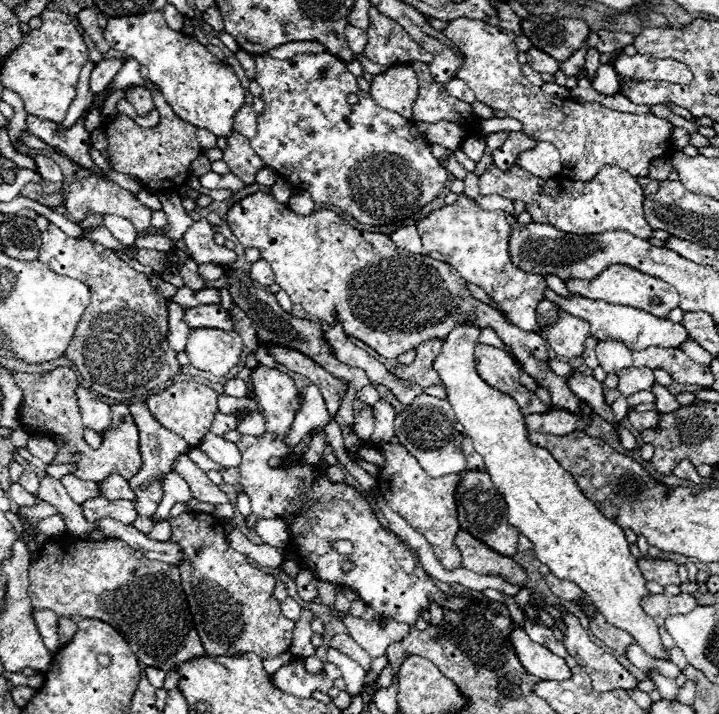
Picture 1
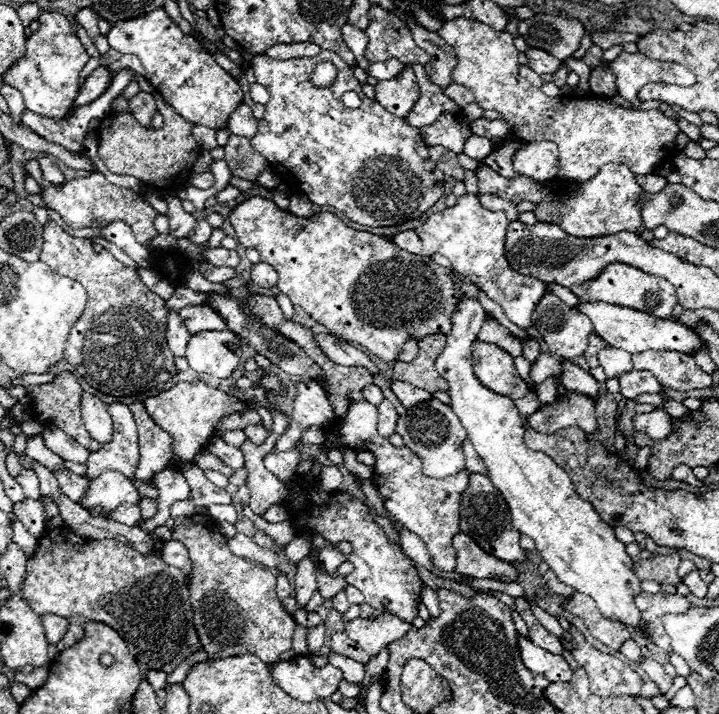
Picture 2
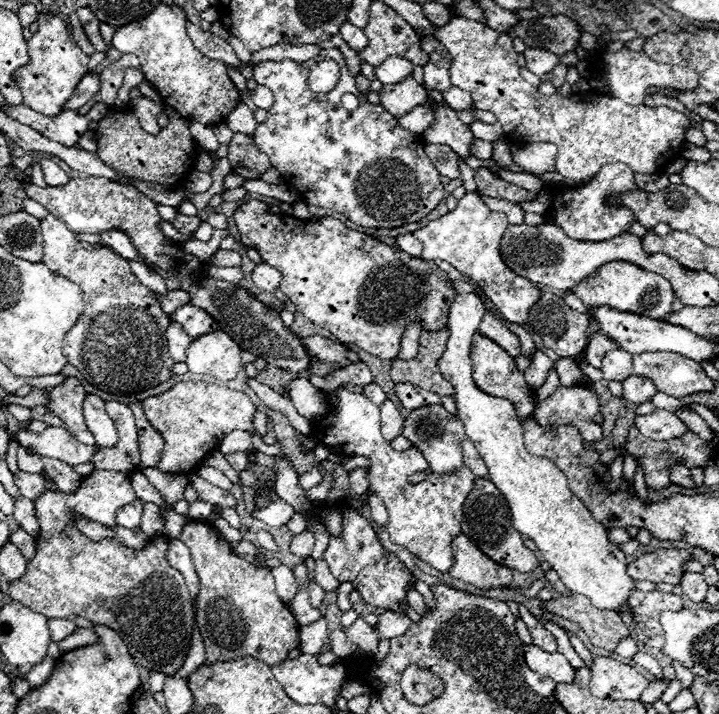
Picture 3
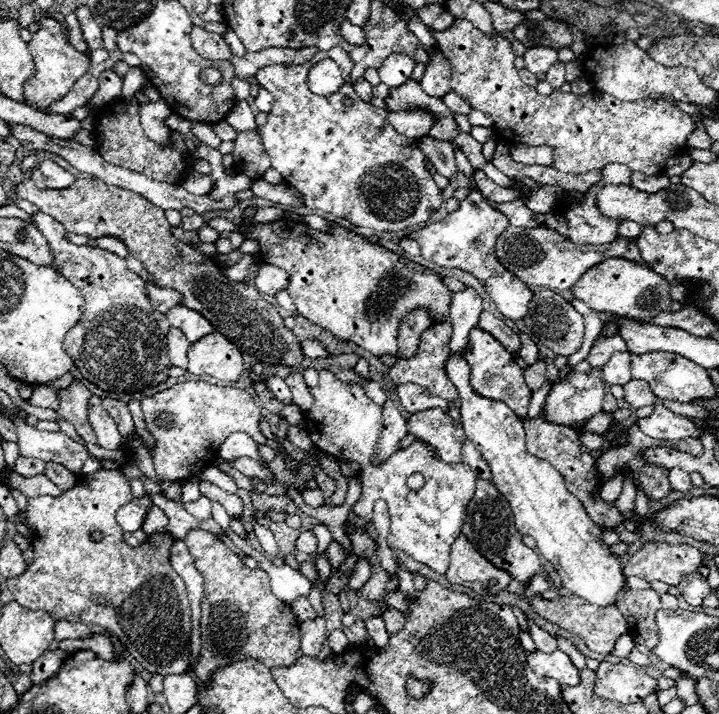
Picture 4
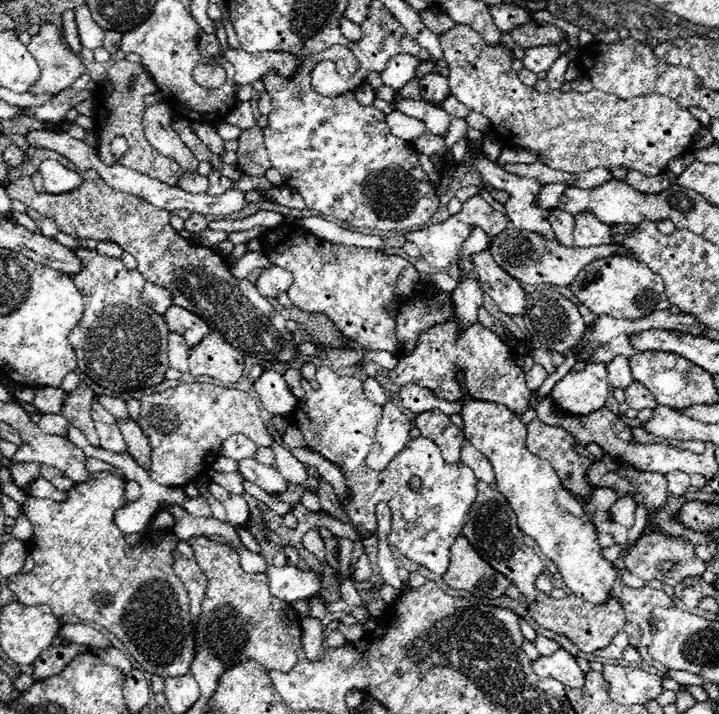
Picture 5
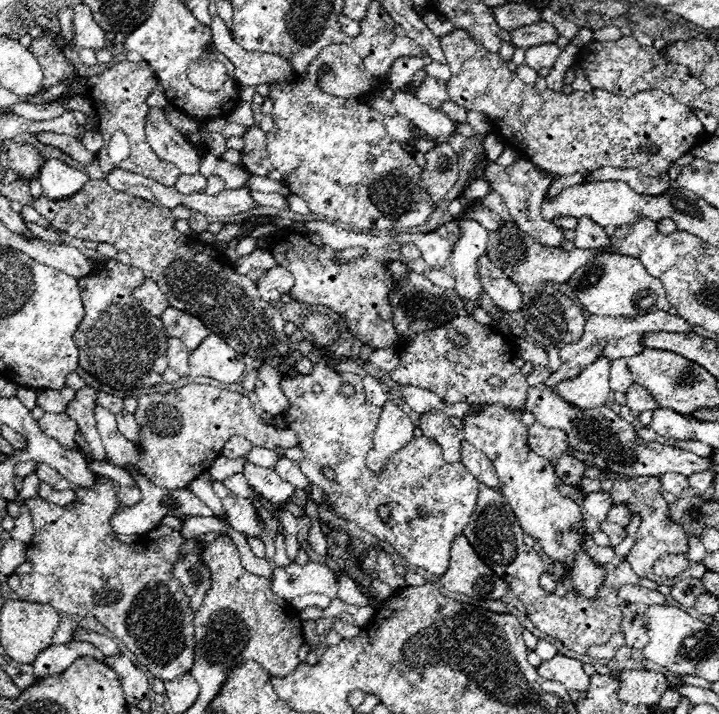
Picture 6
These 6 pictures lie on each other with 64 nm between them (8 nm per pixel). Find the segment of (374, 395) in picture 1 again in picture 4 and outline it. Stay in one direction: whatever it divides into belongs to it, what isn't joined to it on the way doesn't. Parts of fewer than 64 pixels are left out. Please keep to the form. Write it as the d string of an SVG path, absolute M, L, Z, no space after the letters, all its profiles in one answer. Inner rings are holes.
M366 380L364 382L364 392L366 392L366 396L374 402L374 404L384 404L386 402L386 394L384 394L384 390L382 390L382 386L378 384L378 382L374 382L374 380Z

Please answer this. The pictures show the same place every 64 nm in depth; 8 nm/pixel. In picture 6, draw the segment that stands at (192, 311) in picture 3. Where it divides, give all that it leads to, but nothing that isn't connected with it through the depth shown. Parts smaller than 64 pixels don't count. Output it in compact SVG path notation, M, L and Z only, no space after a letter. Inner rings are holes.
M166 308L164 314L160 316L166 332L170 336L176 336L180 338L188 350L194 350L210 332L208 328L194 316L182 312L182 310L176 310L176 308Z

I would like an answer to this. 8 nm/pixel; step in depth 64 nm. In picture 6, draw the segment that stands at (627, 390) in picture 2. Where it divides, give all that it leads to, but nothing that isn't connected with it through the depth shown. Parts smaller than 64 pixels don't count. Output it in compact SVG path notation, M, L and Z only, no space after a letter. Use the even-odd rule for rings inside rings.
M632 384L632 388L628 388L626 392L626 404L634 410L634 412L642 412L642 410L656 410L658 404L656 400L650 396L650 392L646 388L640 388L638 384Z

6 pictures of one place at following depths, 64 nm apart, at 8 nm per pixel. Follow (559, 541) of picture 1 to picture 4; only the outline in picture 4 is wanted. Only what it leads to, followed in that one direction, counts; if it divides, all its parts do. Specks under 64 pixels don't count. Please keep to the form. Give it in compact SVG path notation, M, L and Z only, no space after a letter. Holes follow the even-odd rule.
M468 286L452 294L450 324L452 324L452 356L446 362L446 374L458 388L458 408L466 438L476 446L492 470L492 484L504 494L514 512L514 526L518 532L536 540L540 554L554 564L562 578L562 586L596 606L610 606L616 602L620 588L626 584L622 566L616 556L608 552L602 542L602 528L590 520L582 502L566 490L562 474L546 460L526 452L526 432L522 420L504 404L478 396L470 386L470 366L462 358L468 332L476 328L482 312L478 292Z

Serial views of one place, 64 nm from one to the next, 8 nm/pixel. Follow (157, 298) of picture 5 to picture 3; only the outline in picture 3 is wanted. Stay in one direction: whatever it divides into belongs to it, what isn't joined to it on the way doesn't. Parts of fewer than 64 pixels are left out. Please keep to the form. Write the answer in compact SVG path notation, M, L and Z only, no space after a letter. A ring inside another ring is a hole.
M168 290L168 294L164 294L164 296L156 294L156 298L160 300L160 308L166 314L172 314L176 308L188 304L188 300L190 300L190 296L184 290Z

